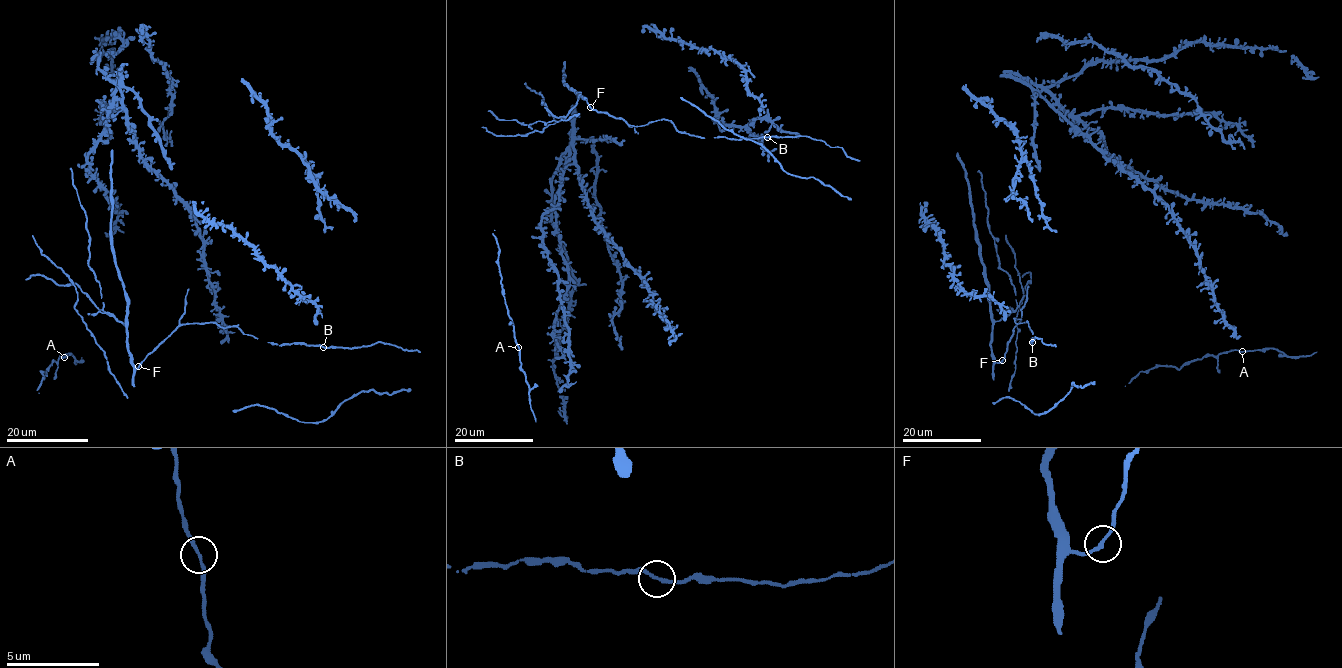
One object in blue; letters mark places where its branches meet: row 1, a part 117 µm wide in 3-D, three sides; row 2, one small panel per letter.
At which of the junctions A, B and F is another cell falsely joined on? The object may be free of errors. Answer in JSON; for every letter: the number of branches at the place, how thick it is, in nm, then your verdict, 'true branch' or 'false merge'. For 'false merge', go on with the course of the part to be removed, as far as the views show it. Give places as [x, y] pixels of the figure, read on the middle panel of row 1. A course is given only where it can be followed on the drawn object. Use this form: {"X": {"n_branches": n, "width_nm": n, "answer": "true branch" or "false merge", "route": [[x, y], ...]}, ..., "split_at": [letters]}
{"A": {"n_branches": 2, "width_nm": 180, "answer": "true branch"}, "B": {"n_branches": 2, "width_nm": 160, "answer": "true branch"}, "F": {"n_branches": 2, "width_nm": 160, "answer": "true branch"}, "split_at": []}

